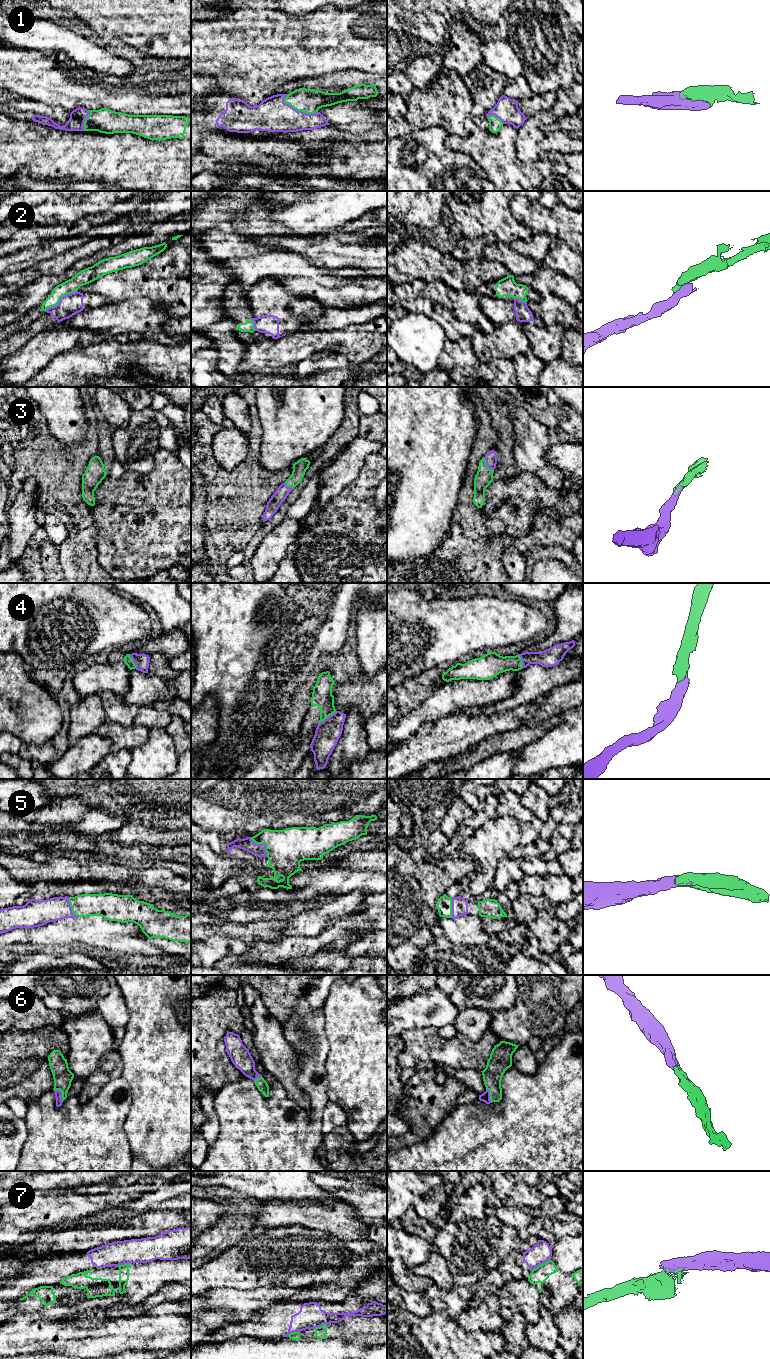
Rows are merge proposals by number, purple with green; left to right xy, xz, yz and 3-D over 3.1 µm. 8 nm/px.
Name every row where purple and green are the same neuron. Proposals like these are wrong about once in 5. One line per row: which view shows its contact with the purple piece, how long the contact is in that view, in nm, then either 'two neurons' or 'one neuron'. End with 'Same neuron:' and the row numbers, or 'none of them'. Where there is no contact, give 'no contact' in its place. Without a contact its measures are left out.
1: meets purple in xz; contact 300 nm long; one neuron
2: meets purple in xy; contact 300 nm long; two neurons
3: meets purple in yz; contact 130 nm long; one neuron
4: meets purple in xz; contact 160 nm long; one neuron
5: meets purple in xz; contact 220 nm long; one neuron
6: meets purple in xy; contact 130 nm long; one neuron
7: meets purple in yz; contact 170 nm long; two neurons
Same neuron: 1, 3, 4, 5, 6

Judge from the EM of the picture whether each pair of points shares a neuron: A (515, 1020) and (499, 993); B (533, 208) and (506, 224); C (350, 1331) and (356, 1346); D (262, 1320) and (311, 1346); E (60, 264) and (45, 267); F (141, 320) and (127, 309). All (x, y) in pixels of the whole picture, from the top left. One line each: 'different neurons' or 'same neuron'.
A: different neurons
B: different neurons
C: different neurons
D: different neurons
E: same neuron
F: same neuron

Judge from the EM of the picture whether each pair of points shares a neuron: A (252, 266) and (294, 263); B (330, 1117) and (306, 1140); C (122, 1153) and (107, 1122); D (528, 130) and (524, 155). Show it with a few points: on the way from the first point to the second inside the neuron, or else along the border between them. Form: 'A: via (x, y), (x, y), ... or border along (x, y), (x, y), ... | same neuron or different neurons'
A: via (262, 266), (284, 265) | same neuron
B: border along (321, 1113), (321, 1130), (324, 1134) | different neurons
C: via (114, 1145), (107, 1138), (107, 1130) | same neuron
D: via (527, 136), (527, 149) | same neuron

